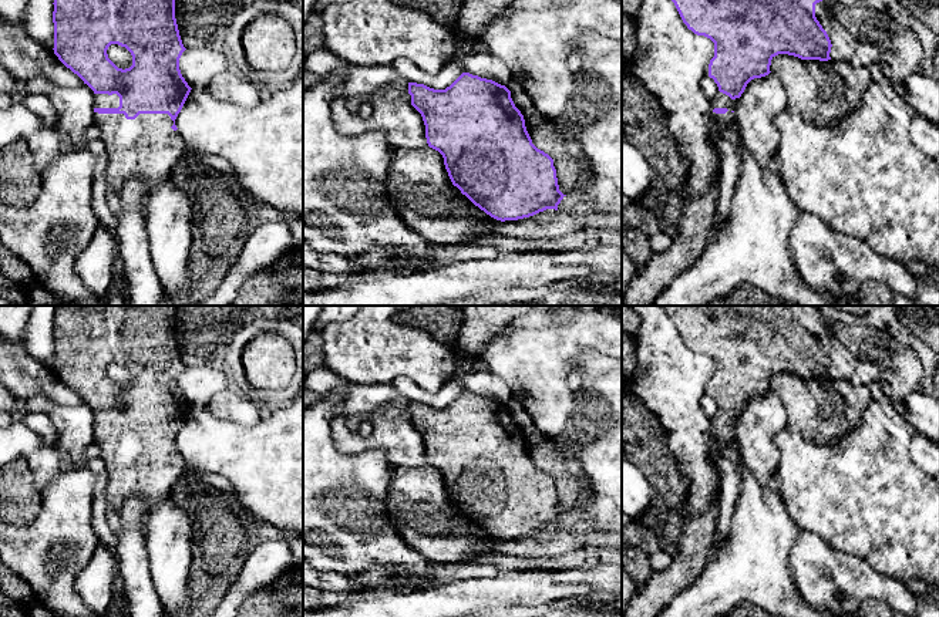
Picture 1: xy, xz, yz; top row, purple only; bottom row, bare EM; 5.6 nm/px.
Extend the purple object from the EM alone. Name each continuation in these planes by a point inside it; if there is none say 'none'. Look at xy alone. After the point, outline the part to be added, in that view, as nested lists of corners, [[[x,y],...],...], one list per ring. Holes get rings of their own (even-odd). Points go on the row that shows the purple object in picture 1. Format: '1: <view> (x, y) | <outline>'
1: xy (147, 148) | [[[94,112],[94,125],[107,149],[108,193],[118,193],[131,179],[142,179],[148,195],[171,178],[174,165],[188,151],[179,131],[171,128],[174,121],[168,114],[139,114],[135,119],[127,119],[124,114]]]

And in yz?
1: yz (844, 46) | [[[822,0],[815,4],[815,17],[827,31],[831,40],[831,60],[841,60],[851,63],[855,57],[858,41],[852,34],[834,17],[828,4]]]
2: yz (723, 121) | [[[720,92],[711,102],[711,118],[716,121],[716,135],[723,138],[721,132],[730,128],[736,121],[733,100]]]

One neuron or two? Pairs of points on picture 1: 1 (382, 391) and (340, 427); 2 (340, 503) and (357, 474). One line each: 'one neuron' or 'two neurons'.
1: two neurons
2: one neuron

